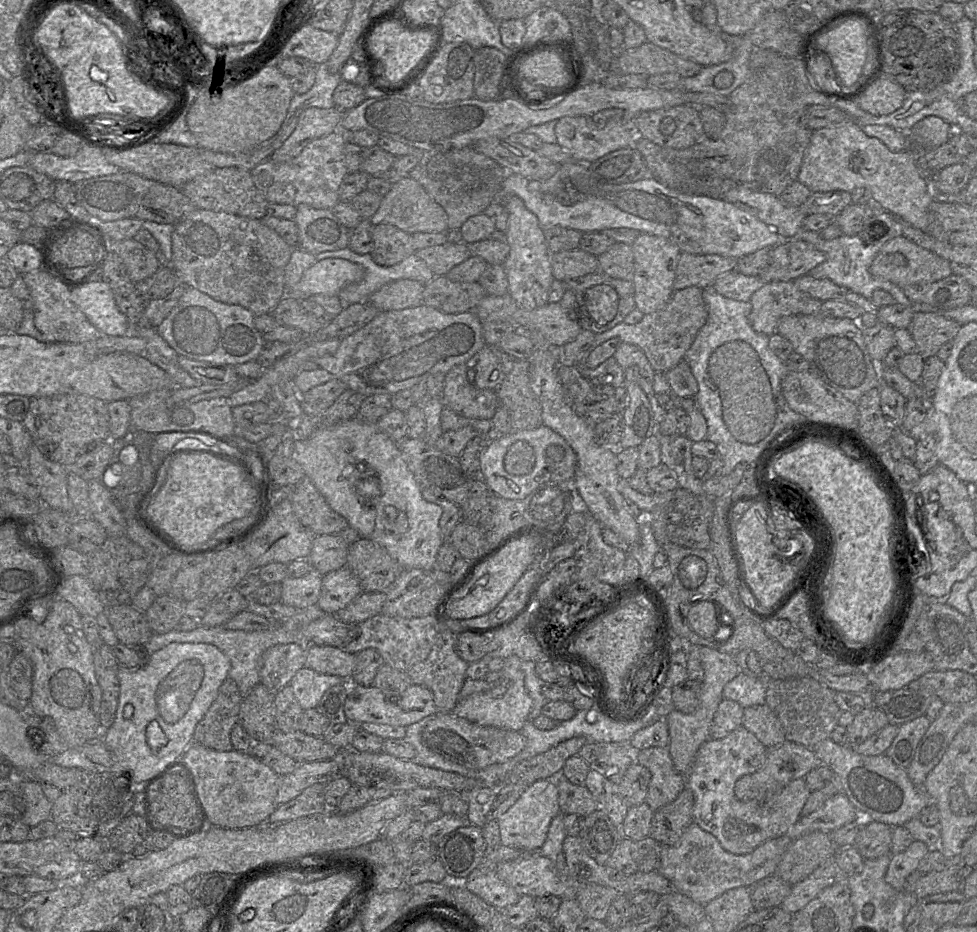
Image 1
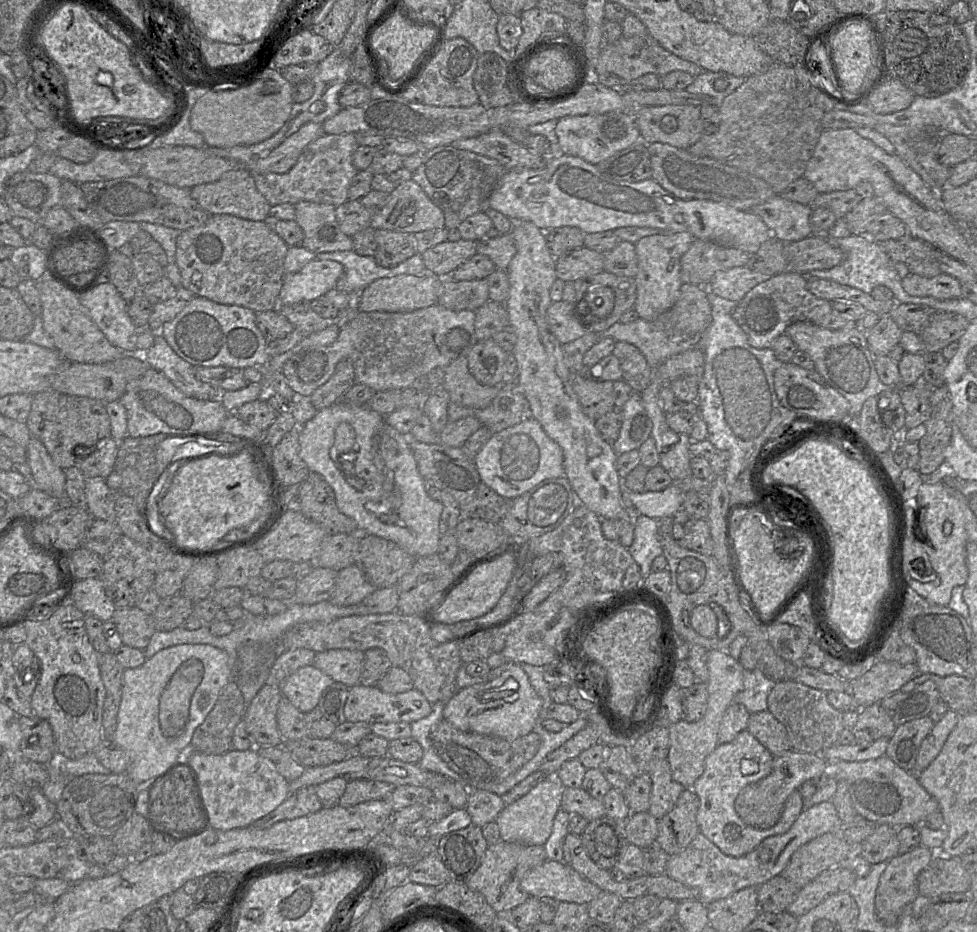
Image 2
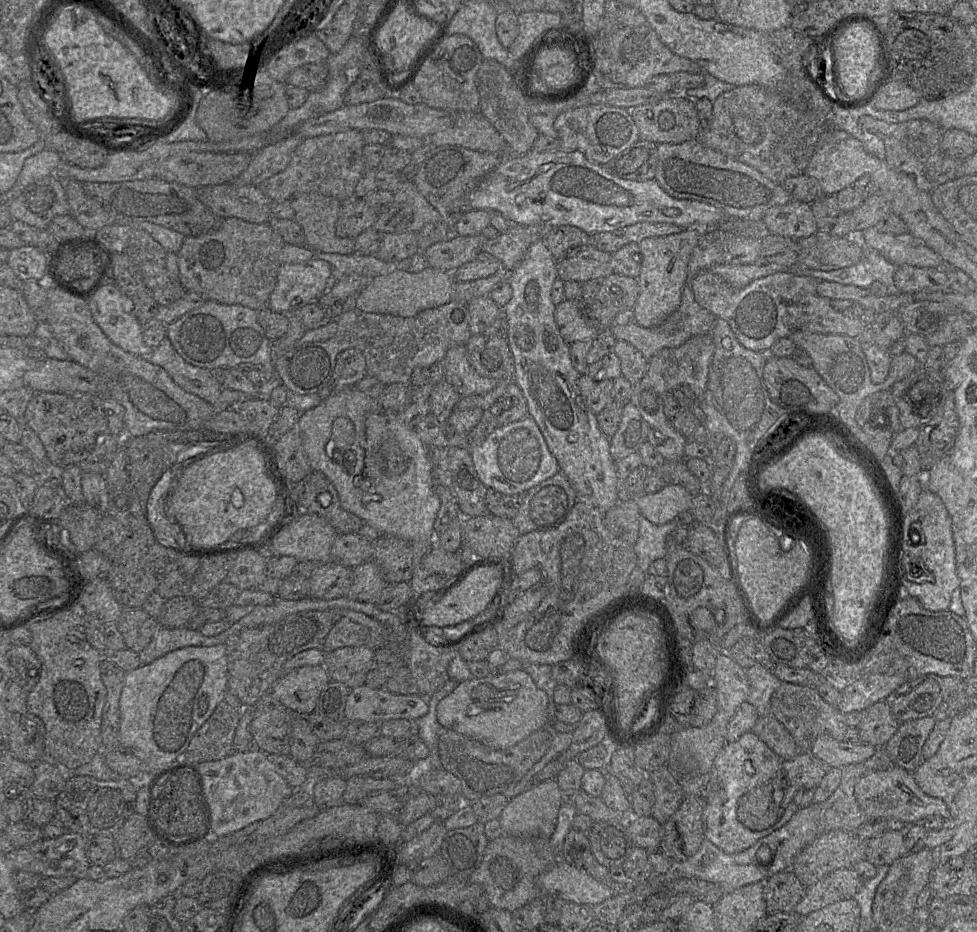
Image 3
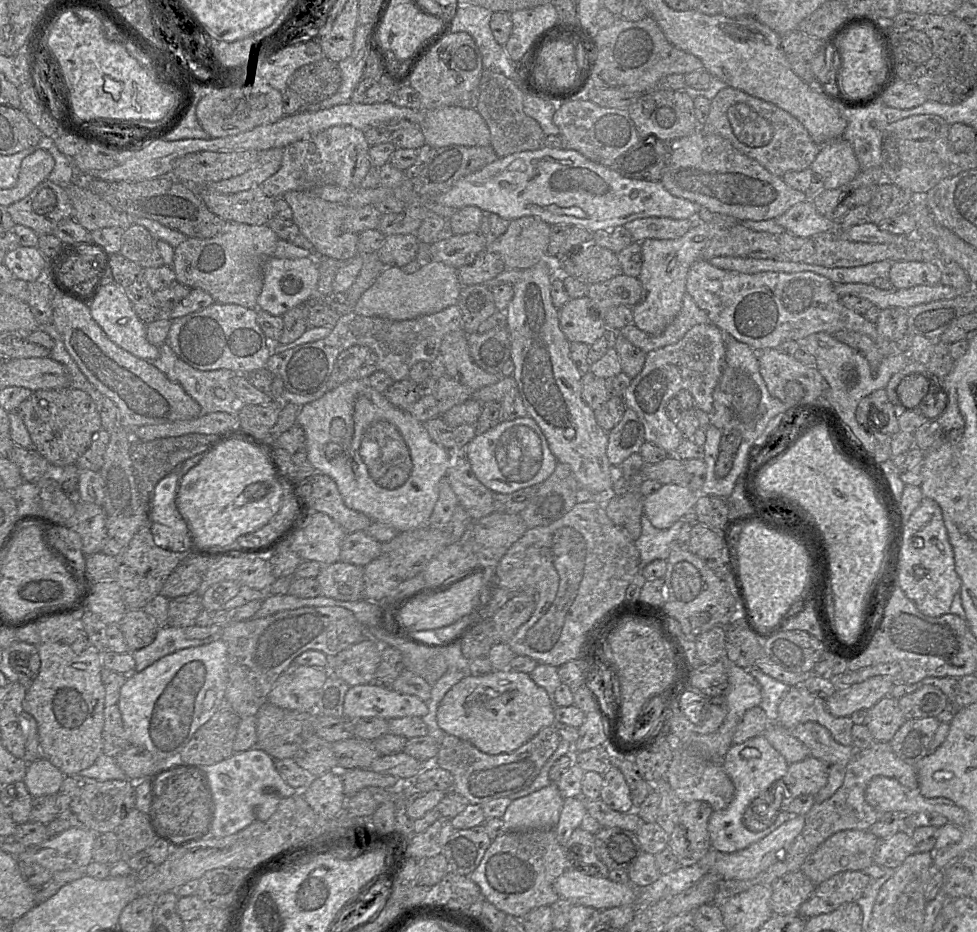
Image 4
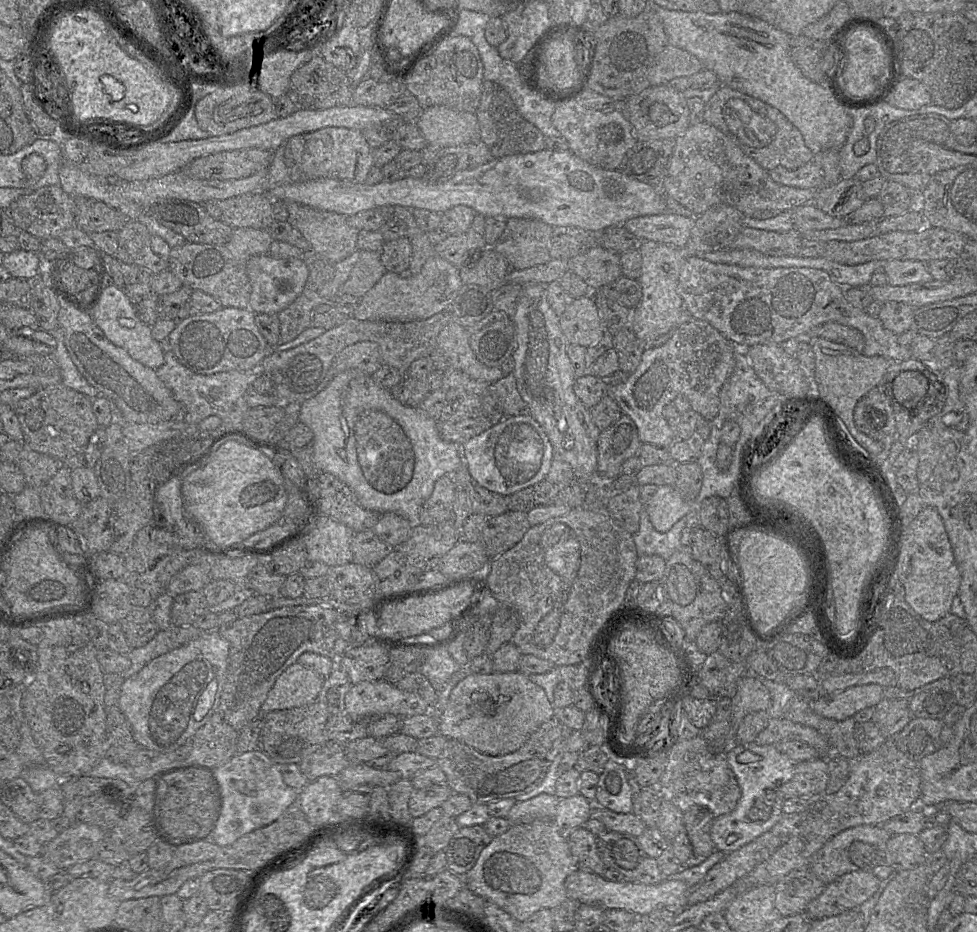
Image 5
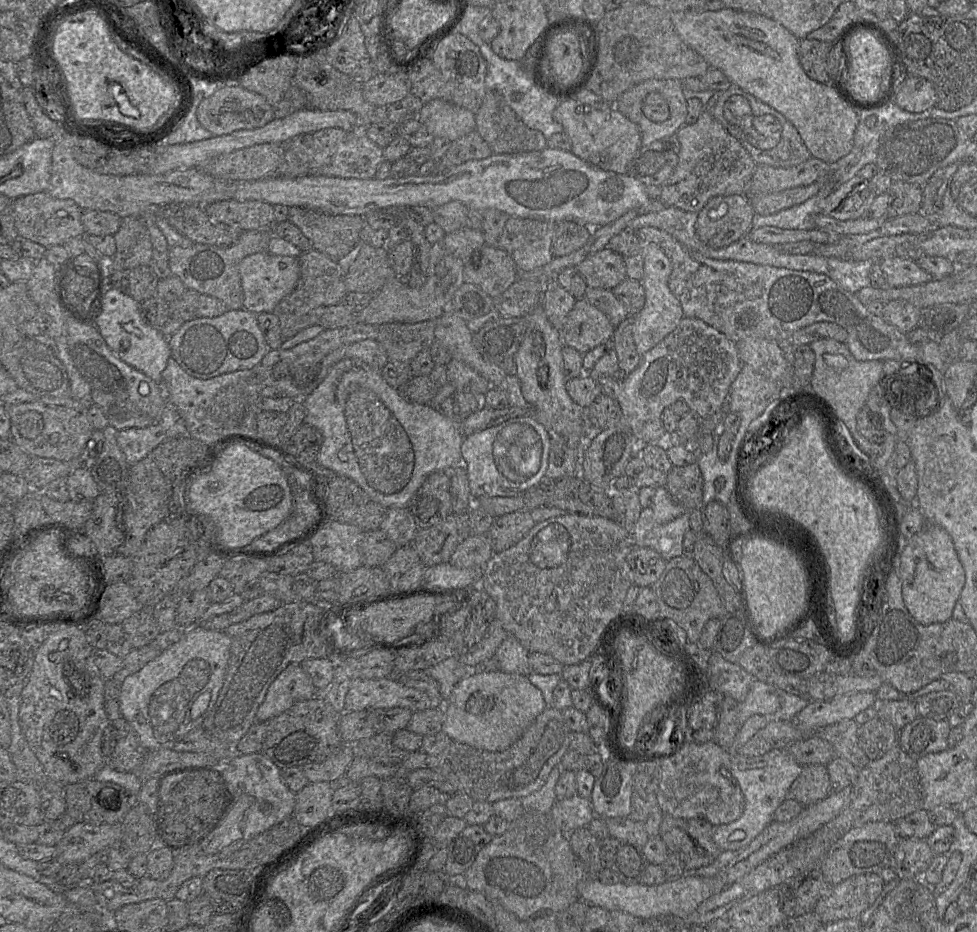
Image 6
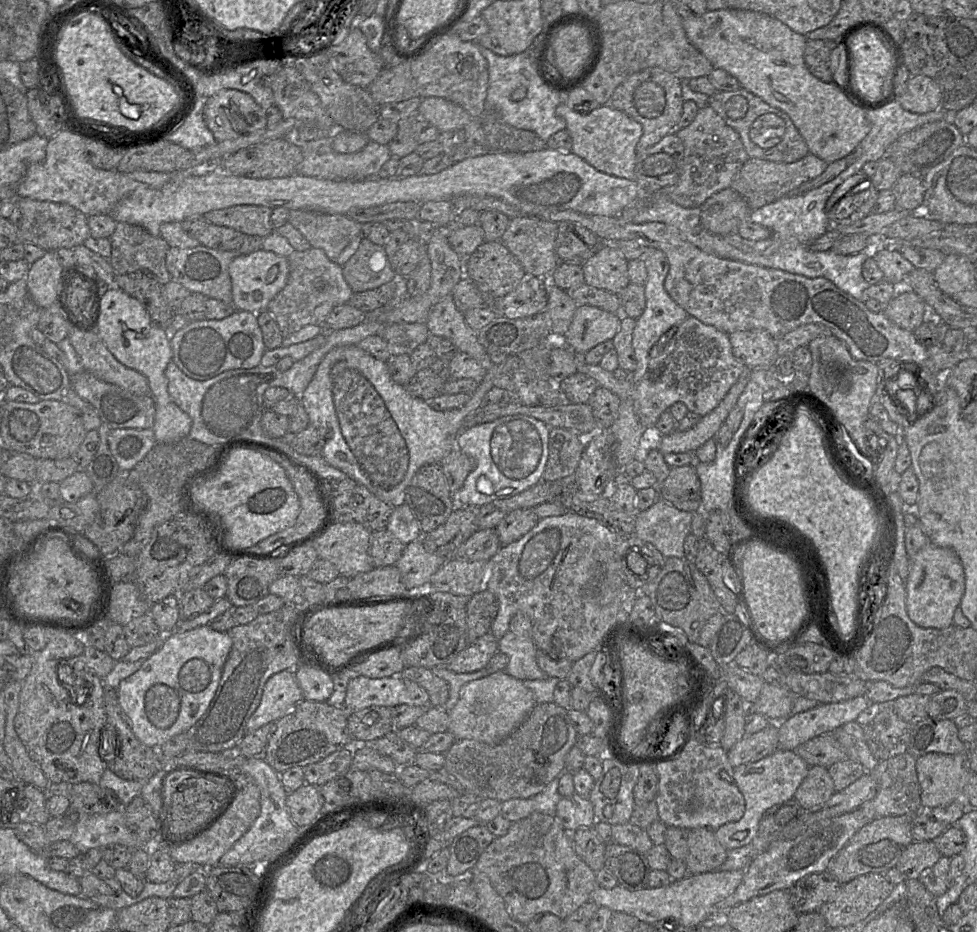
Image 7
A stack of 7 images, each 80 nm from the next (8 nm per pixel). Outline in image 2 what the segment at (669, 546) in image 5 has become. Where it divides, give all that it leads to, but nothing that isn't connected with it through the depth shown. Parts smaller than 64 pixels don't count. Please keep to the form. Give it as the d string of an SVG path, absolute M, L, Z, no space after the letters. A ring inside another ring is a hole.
M637 515L634 519L634 540L628 550L634 562L639 565L644 580L651 573L653 560L663 555L659 542L658 520Z

